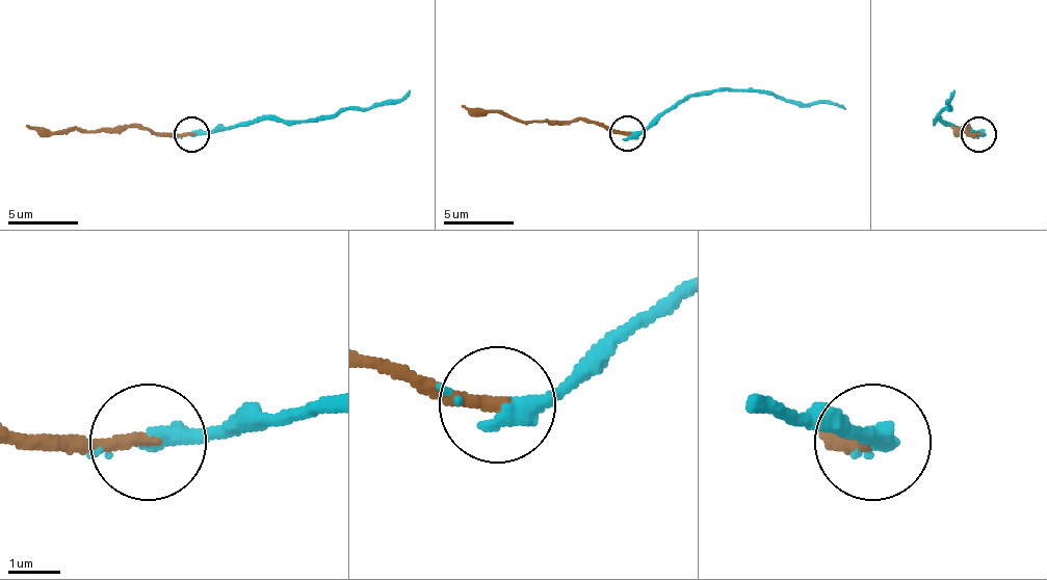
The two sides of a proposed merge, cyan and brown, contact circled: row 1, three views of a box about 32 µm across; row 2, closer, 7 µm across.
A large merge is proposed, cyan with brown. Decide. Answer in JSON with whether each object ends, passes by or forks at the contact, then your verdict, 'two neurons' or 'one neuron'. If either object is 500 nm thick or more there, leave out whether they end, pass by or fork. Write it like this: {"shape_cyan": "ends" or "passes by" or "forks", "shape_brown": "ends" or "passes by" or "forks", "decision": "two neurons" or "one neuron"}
{"shape_cyan": "passes by", "shape_brown": "ends", "decision": "one neuron"}

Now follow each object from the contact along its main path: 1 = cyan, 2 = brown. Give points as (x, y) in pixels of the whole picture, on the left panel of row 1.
1: (191, 135), (209, 135), (255, 121), (325, 121), (349, 110), (396, 103), (410, 89)
2: (191, 135), (174, 135), (145, 128), (35, 131), (25, 125)

